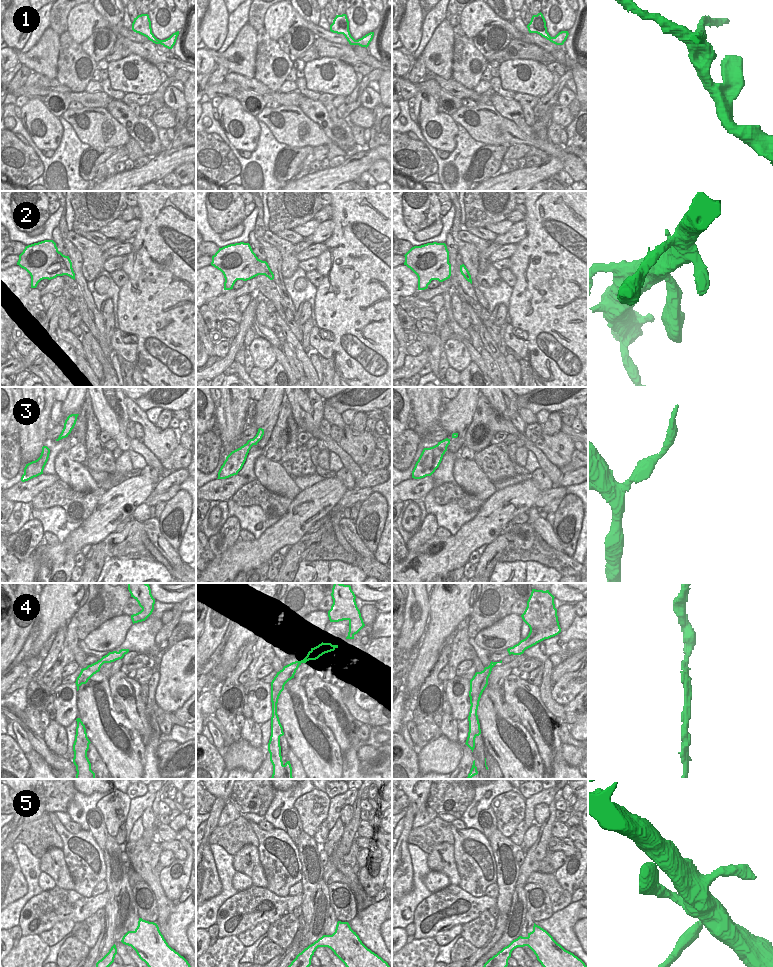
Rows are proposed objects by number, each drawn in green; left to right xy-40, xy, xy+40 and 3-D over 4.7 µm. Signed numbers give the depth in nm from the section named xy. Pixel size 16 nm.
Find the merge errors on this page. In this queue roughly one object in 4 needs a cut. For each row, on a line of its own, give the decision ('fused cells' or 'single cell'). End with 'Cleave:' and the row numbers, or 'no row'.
1: single cell
2: single cell
3: single cell
4: single cell
5: fused cells
Cleave: 5

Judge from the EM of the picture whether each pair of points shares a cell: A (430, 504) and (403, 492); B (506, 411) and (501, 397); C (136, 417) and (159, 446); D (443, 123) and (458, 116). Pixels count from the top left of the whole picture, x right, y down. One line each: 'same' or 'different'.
A: different
B: same
C: same
D: different

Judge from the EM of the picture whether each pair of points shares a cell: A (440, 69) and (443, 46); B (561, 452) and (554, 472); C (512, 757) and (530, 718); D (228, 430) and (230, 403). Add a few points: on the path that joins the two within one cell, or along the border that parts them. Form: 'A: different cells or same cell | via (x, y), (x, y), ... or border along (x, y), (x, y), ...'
A: same cell | via (442, 63), (444, 61), (443, 52)
B: different cells | border along (540, 449), (558, 468)
C: different cells | border along (520, 721), (537, 749)
D: same cell | via (230, 423), (230, 410)

